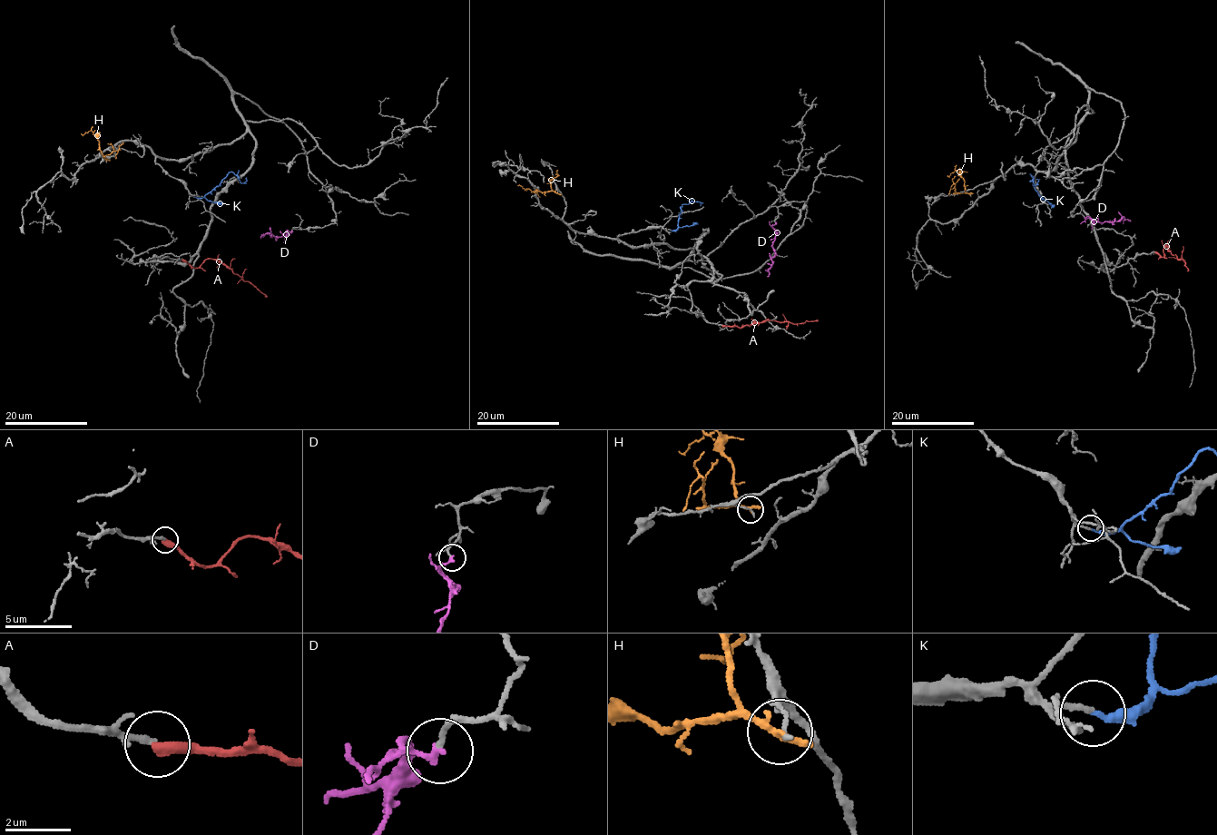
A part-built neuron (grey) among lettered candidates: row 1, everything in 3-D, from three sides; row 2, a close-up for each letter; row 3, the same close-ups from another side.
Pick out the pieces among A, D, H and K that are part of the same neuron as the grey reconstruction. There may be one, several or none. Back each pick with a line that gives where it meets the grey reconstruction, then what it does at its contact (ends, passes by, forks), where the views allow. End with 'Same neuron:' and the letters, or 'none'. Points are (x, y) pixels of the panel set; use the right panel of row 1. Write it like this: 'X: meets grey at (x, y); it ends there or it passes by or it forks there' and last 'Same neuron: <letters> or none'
A: meets grey at (1155, 251); it ends there
K: meets grey at (1049, 204); it ends there
Same neuron: A, K

